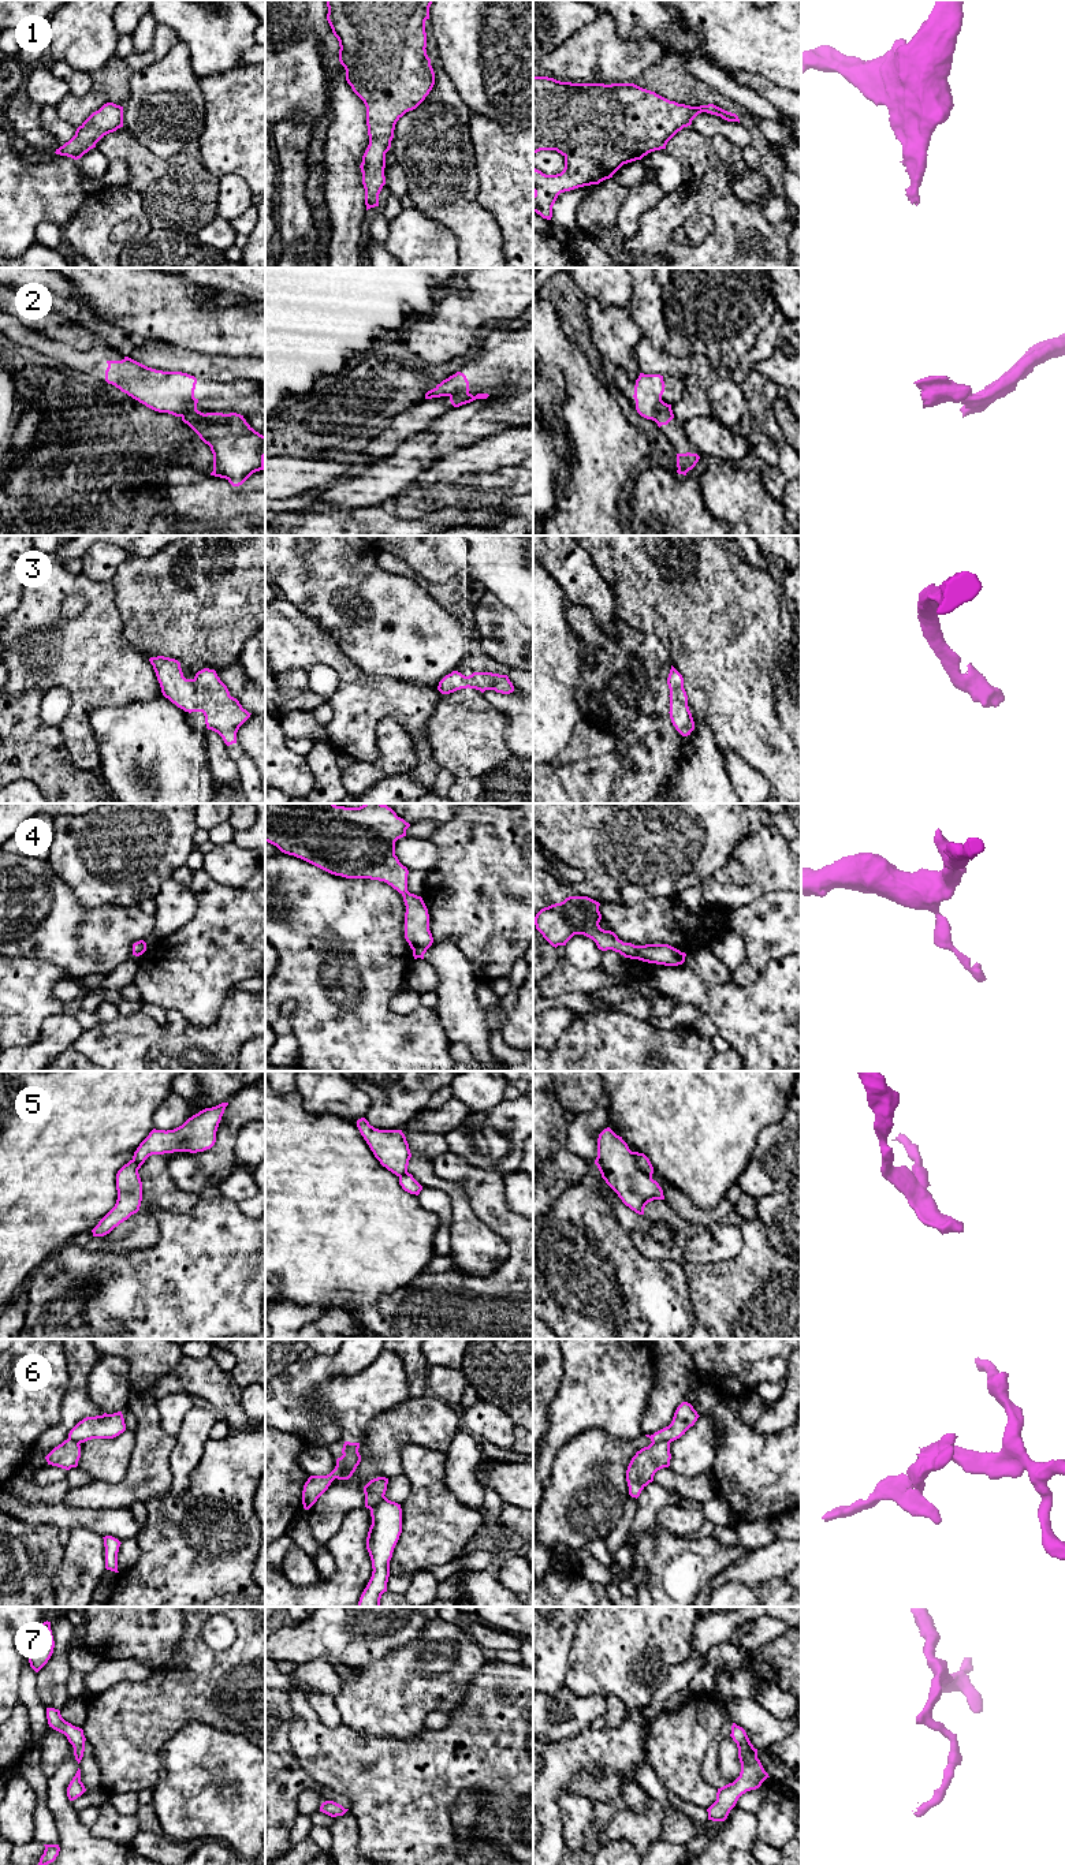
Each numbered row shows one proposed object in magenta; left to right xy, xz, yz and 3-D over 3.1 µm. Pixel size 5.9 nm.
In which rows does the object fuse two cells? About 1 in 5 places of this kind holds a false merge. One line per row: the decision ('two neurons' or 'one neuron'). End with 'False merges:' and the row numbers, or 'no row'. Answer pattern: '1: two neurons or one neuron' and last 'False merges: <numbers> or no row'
1: one neuron
2: two neurons
3: one neuron
4: one neuron
5: two neurons
6: two neurons
7: one neuron
False merges: 2, 5, 6

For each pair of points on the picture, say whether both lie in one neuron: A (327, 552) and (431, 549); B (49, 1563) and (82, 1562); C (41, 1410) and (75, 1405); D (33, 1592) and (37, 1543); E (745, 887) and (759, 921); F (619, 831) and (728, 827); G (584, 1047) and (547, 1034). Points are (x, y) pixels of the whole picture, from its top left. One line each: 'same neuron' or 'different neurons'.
A: different neurons
B: different neurons
C: different neurons
D: same neuron
E: different neurons
F: same neuron
G: different neurons

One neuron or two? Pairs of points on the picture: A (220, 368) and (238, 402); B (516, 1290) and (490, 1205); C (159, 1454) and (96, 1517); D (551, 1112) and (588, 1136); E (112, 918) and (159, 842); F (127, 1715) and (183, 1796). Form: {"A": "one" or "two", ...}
{"A": "two", "B": "one", "C": "two", "D": "two", "E": "two", "F": "two"}

